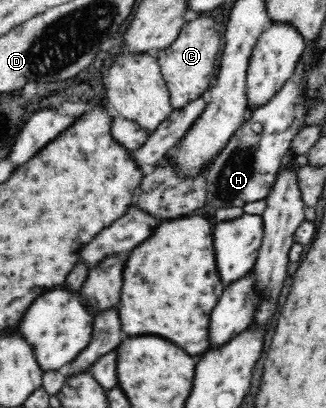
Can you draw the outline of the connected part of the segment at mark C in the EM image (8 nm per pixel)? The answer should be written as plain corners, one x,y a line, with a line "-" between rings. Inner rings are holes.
210,16
188,21
171,46
160,56
156,54
161,74
170,92
169,102
173,109
182,109
199,100
211,86
211,80
215,78
214,74
218,68
216,54
222,50
223,36
220,36
214,24
216,22

